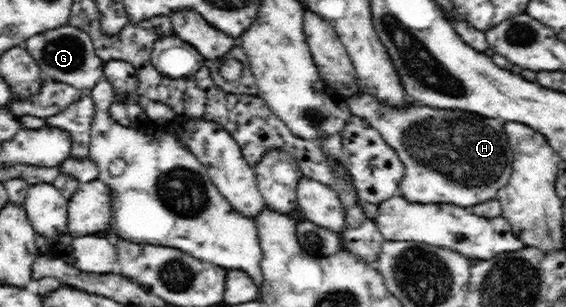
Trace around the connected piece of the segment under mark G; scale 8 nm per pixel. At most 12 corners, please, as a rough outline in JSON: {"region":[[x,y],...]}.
{"region":[[59,26],[22,44],[45,80],[90,92],[105,63],[92,38]]}

